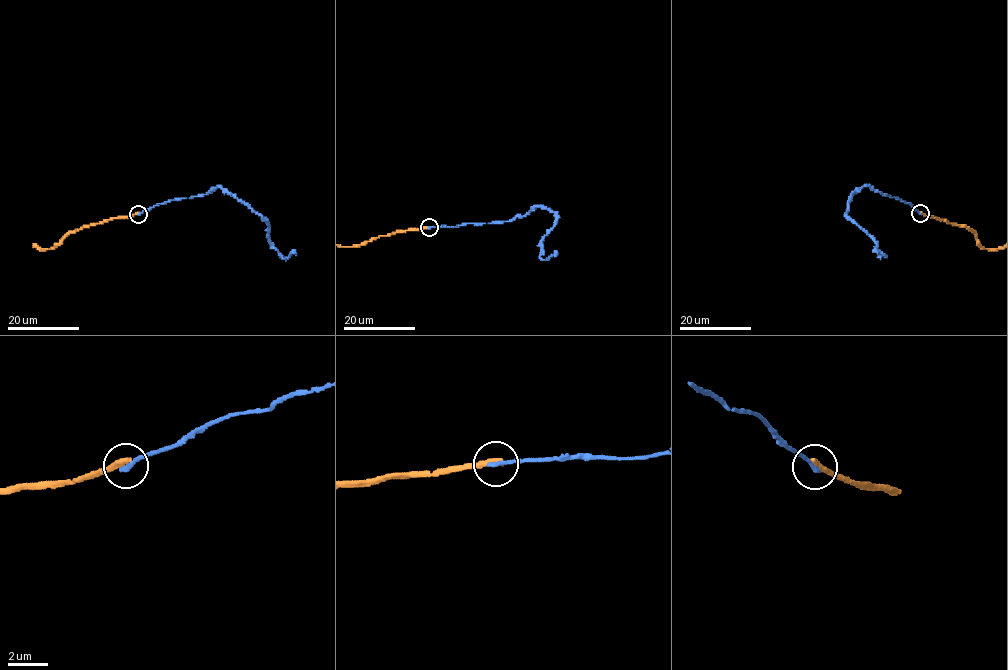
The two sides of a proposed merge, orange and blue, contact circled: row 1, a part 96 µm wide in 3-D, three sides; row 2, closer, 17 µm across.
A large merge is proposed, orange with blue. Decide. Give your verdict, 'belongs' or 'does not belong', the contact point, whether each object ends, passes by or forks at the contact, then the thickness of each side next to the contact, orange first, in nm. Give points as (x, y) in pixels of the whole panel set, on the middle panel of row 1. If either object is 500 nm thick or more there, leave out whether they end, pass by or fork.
does not belong; place (429, 227); orange ends; blue ends; calibres 340 and 240 nm

